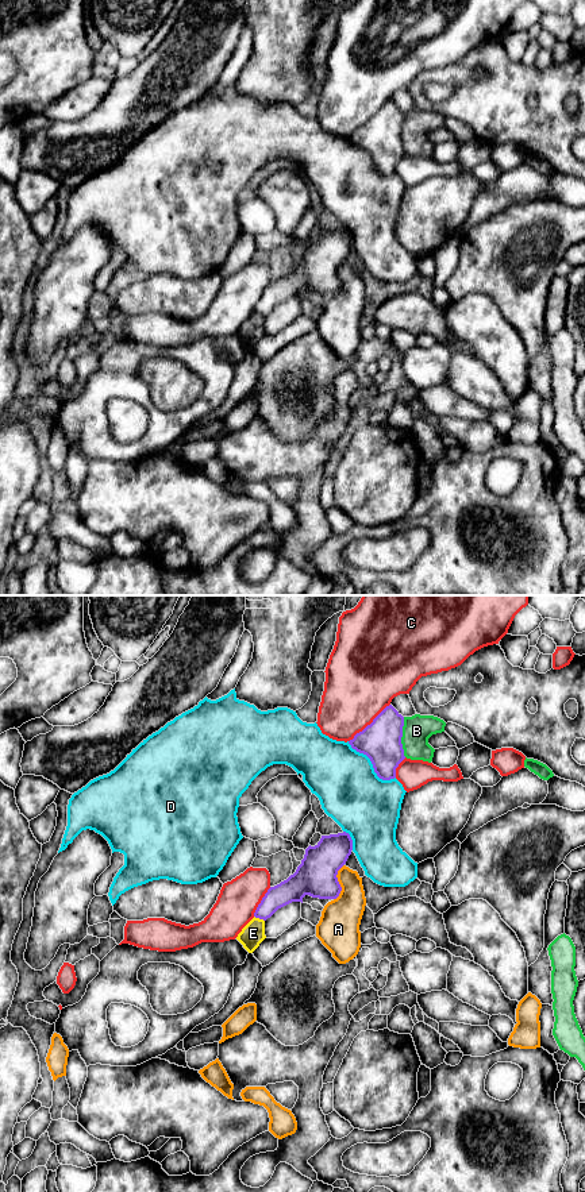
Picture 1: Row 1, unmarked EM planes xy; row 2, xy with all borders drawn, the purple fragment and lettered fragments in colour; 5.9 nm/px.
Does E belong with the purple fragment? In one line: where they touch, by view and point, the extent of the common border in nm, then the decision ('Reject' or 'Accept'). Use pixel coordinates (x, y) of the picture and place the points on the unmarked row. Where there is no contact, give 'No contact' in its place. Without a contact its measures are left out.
Touches purple at xy (260, 313). Shared border 70 nm. Reject

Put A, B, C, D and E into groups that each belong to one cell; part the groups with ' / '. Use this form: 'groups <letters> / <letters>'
groups A / B E / C / D

